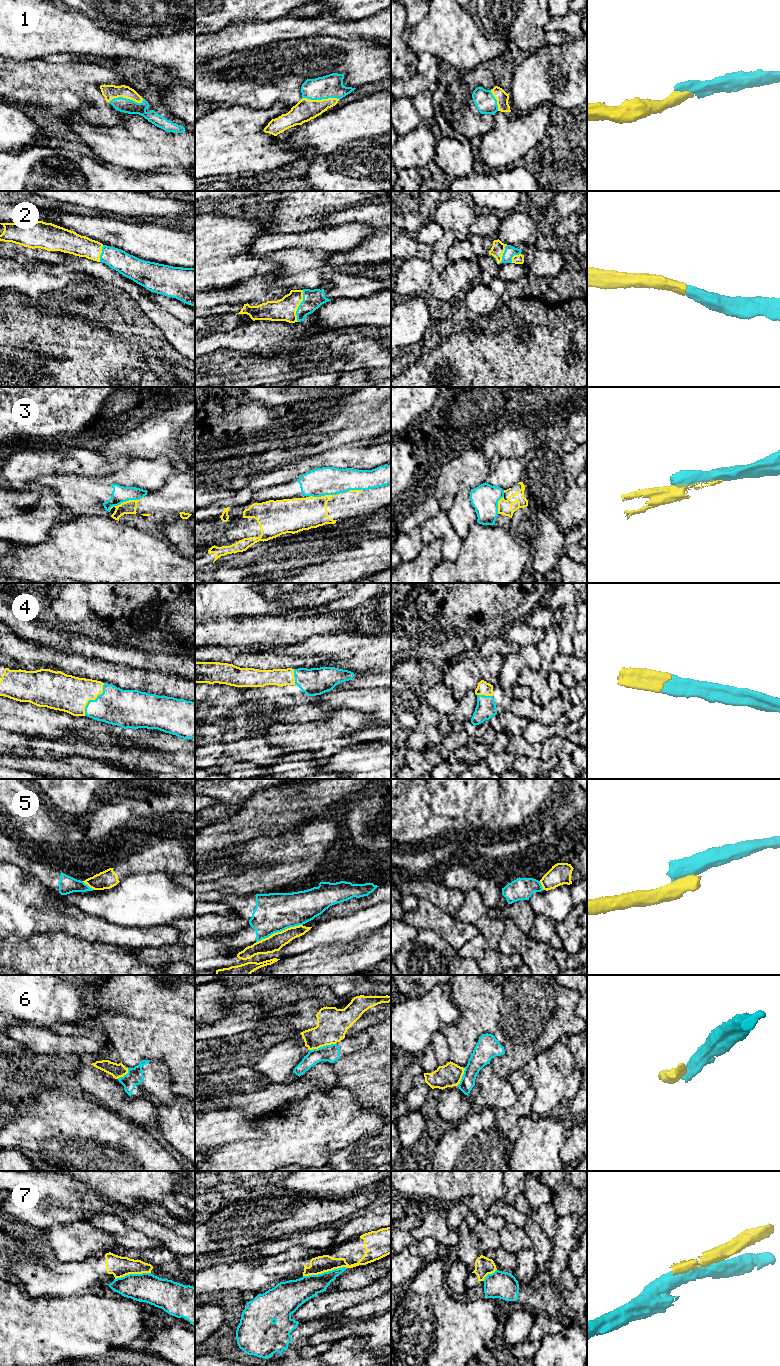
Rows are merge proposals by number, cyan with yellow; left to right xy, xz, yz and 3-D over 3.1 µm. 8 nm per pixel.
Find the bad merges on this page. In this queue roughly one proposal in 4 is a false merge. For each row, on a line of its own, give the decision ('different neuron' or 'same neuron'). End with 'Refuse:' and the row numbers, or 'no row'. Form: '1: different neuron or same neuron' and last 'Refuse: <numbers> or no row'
1: same neuron
2: same neuron
3: different neuron
4: same neuron
5: different neuron
6: different neuron
7: different neuron
Refuse: 3, 5, 6, 7

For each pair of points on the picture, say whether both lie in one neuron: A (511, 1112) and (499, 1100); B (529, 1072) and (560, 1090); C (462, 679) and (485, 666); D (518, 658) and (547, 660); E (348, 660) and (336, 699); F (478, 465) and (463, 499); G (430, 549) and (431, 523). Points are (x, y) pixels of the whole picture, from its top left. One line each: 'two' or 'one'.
A: two
B: one
C: one
D: two
E: two
F: two
G: two

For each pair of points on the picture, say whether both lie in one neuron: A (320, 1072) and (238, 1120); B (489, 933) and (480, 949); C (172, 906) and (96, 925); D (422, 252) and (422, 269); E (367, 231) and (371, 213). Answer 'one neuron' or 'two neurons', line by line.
A: two neurons
B: two neurons
C: two neurons
D: two neurons
E: two neurons

